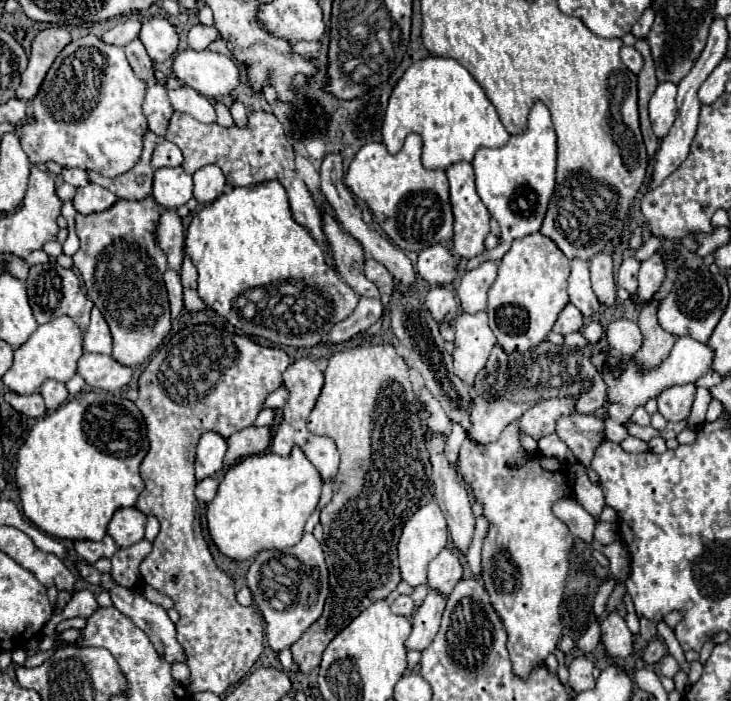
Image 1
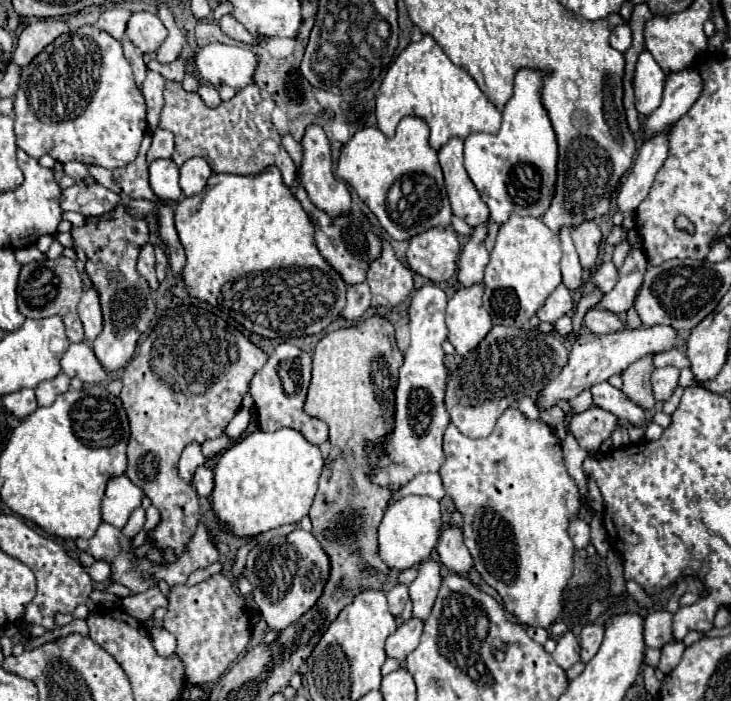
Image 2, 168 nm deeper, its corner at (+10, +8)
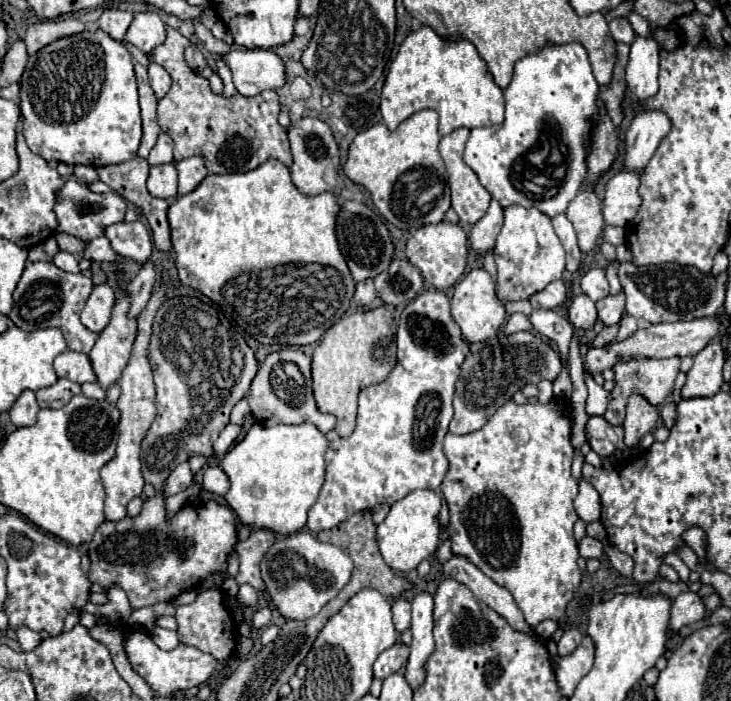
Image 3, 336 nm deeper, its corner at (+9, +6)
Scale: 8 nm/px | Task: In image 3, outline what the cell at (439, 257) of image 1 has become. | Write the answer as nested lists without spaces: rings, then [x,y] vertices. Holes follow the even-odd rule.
[[[443,220],[441,224],[429,224],[425,228],[419,228],[409,240],[407,240],[407,260],[417,266],[425,278],[425,282],[433,284],[437,290],[447,290],[453,284],[459,282],[459,278],[465,272],[467,264],[467,234],[459,224],[451,224],[449,220]]]

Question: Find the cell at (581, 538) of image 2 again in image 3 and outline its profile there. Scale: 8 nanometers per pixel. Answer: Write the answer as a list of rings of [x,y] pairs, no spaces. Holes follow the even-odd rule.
[[[583,536],[579,542],[579,554],[583,558],[599,558],[603,554],[603,544],[597,538]]]

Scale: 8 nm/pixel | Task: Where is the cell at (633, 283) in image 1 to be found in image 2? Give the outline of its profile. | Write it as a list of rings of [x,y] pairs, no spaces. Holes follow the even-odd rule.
[[[612,262],[600,264],[600,266],[594,270],[594,274],[592,274],[592,282],[594,282],[594,286],[596,286],[602,294],[610,292],[610,290],[616,286],[616,282],[618,282],[618,268],[616,268]]]

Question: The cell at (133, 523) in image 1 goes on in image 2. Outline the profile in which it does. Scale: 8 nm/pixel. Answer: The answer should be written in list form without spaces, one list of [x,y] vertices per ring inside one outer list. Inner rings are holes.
[[[126,474],[110,478],[106,496],[102,498],[102,520],[116,528],[124,528],[130,512],[140,506],[142,496],[144,492]]]

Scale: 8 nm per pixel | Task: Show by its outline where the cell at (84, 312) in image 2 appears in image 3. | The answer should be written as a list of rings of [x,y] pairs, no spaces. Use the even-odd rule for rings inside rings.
[[[107,284],[95,286],[81,312],[83,326],[89,328],[91,332],[99,334],[109,324],[113,302],[115,302],[115,292],[111,286],[107,286]]]

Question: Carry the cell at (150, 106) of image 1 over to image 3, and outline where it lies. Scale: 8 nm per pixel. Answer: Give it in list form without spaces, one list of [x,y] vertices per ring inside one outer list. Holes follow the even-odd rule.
[[[153,60],[149,64],[149,84],[151,84],[157,100],[163,98],[169,92],[169,88],[171,88],[171,76],[165,72],[165,68],[161,68]]]

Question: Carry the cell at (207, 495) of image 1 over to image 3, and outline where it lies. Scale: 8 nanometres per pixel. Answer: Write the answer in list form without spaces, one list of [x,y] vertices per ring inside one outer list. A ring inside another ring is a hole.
[[[209,466],[203,472],[203,490],[223,496],[229,490],[229,480],[225,476],[225,472],[221,470],[221,466]]]

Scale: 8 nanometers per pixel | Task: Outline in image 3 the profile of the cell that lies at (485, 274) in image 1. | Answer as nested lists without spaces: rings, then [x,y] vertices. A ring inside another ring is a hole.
[[[491,200],[491,206],[489,206],[487,214],[469,232],[471,250],[477,256],[491,250],[495,240],[497,240],[497,234],[501,232],[501,226],[503,226],[503,208],[495,200]]]

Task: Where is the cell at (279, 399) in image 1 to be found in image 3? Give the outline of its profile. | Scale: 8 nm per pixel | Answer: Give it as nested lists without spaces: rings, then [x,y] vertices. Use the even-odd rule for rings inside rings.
[[[243,398],[243,400],[239,400],[239,402],[233,406],[233,410],[231,410],[231,422],[233,422],[233,424],[243,424],[243,418],[245,418],[247,412],[249,412],[249,406],[247,406],[247,400]]]

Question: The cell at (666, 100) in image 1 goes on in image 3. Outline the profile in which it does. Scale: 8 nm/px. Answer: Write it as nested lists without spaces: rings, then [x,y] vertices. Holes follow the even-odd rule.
[[[635,38],[627,64],[627,86],[633,88],[639,102],[653,98],[659,90],[659,46],[653,38]]]

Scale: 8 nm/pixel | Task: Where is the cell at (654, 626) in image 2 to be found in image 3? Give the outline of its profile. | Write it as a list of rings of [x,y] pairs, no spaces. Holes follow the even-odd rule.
[[[681,592],[671,602],[671,618],[669,618],[669,632],[667,636],[677,634],[683,626],[689,626],[705,616],[705,606],[701,596],[695,592]]]

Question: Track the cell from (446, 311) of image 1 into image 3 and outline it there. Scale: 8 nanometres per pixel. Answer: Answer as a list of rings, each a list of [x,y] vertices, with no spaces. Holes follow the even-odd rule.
[[[425,290],[411,304],[405,306],[399,318],[395,370],[389,374],[385,382],[361,390],[355,432],[349,438],[339,438],[335,442],[329,442],[331,448],[327,448],[325,452],[325,464],[327,464],[325,484],[319,492],[317,502],[309,510],[307,528],[311,532],[333,528],[359,510],[373,508],[377,504],[395,504],[397,500],[405,498],[409,492],[419,488],[429,488],[435,492],[439,490],[449,466],[443,454],[443,438],[453,418],[451,398],[467,350],[469,344],[461,340],[461,330],[451,318],[449,300],[445,292]]]

